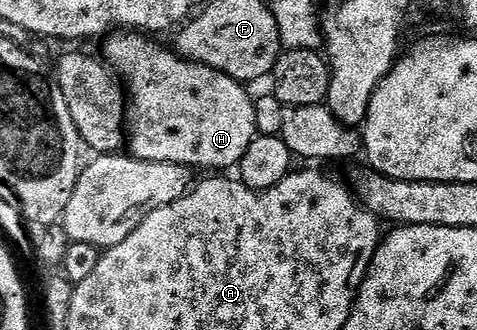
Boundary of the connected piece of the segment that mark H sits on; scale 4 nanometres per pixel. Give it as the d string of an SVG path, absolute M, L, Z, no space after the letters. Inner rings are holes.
M128 33L113 34L107 40L103 55L113 68L121 67L124 71L148 67L148 75L132 75L128 83L126 79L127 90L128 87L132 90L132 111L136 114L131 154L151 163L197 167L204 171L200 173L224 173L227 167L239 165L257 137L254 99L248 96L249 88L229 75L181 59L171 50L152 55L151 49L140 39L143 38Z

